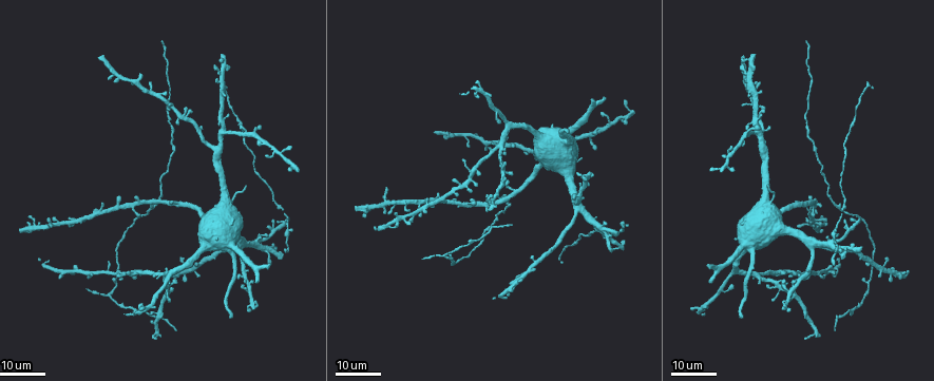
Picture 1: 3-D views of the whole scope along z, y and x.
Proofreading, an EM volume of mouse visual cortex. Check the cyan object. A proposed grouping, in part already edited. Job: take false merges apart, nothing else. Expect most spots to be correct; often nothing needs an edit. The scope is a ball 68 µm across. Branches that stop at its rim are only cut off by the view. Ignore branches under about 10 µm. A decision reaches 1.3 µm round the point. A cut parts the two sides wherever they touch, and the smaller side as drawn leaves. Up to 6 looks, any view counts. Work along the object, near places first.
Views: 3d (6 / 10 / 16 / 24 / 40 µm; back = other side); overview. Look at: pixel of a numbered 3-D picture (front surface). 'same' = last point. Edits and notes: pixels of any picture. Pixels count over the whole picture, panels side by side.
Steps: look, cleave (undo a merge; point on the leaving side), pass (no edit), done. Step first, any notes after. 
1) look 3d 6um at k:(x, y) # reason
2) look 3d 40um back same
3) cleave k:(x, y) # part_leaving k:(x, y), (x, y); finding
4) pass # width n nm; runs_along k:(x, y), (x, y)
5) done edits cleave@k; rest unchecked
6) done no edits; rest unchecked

look 3d 24um at 1:(817, 152) # sudden change in width

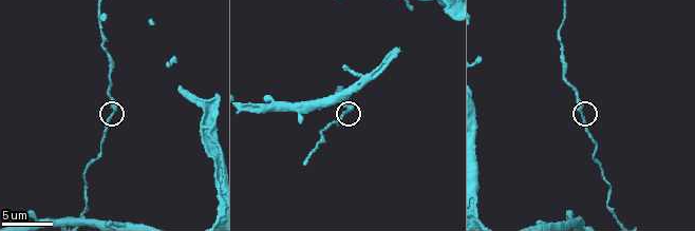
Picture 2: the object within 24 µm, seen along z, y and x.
look 3d 10um at 2:(580, 113)

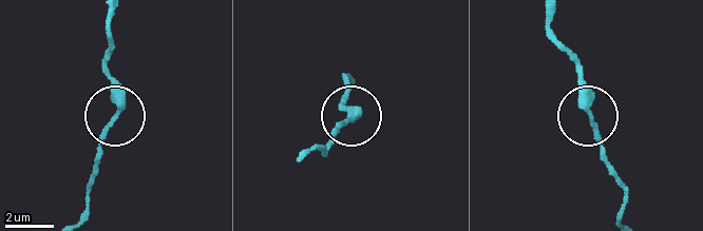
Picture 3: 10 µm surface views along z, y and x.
pass # width 260 nm; all the same neuron

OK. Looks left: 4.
look 3d 6um at 2:(297, 110) # three arms meet

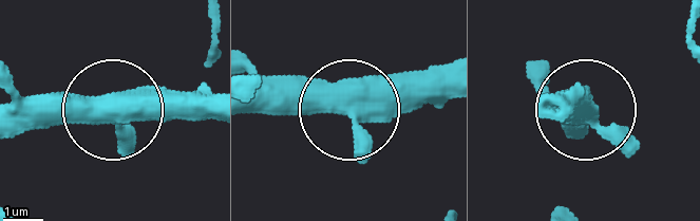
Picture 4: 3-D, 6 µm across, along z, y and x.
look 3d 6um back at 4:(113, 116)

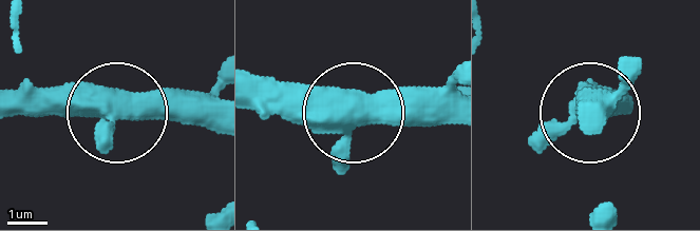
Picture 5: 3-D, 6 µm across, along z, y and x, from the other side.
pass # arms 3; runs_along 5:(254, 78), (316, 84), (366, 115), (447, 95); one neuron here

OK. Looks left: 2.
look 3d 10um at 2:(83, 174) # sudden change in width

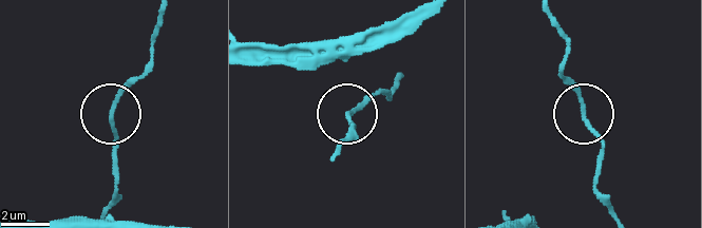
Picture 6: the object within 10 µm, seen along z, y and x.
pass # all the same neuron

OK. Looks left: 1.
done no edits; rest unchecked

